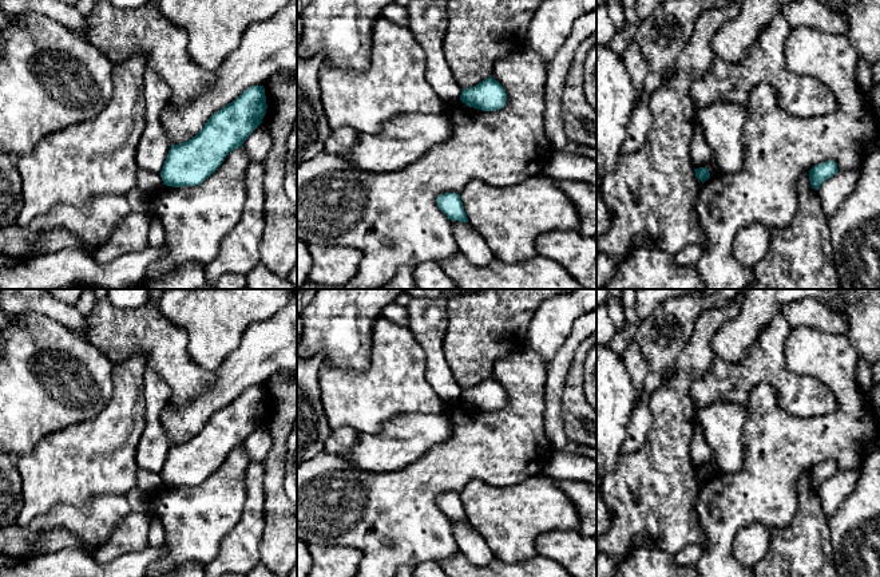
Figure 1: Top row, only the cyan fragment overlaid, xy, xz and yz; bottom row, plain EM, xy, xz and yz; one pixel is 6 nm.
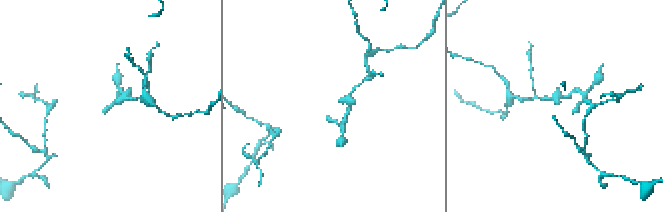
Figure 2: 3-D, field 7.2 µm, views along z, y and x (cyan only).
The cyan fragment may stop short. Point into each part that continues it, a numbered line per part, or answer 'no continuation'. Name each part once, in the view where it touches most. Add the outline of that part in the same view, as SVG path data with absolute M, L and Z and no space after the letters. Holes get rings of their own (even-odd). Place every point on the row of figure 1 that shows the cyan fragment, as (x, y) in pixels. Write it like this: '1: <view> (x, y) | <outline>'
no continuation

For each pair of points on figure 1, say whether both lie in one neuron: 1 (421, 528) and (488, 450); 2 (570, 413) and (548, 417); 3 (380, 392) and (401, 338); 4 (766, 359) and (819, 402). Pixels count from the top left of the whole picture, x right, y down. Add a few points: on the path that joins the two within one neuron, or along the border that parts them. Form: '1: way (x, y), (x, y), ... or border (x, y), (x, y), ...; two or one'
1: way (421, 504), (421, 500), (464, 457); one
2: border (563, 383), (562, 425), (569, 441); two
3: way (393, 379), (396, 376), (396, 351); one
4: way (779, 372), (805, 396); one

